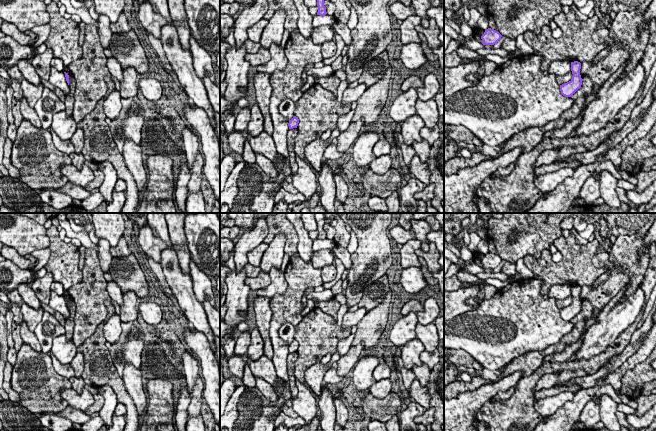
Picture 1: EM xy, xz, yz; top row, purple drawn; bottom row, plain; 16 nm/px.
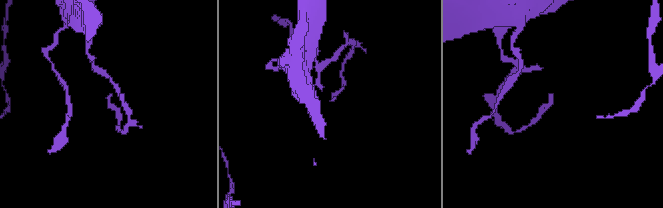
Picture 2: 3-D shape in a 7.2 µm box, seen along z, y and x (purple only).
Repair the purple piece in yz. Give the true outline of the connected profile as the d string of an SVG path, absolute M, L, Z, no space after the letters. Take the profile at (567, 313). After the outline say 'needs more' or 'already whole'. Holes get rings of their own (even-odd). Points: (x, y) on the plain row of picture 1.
M578 285L571 286L572 303L560 309L561 318L565 321L571 321L578 313L581 312L583 303L580 299L581 287Z; already whole

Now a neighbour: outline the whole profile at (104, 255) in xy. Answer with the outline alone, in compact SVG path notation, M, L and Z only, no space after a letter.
M99 239L98 242L98 258L100 261L100 267L104 273L109 272L110 263L112 261L112 255L110 253L110 243L108 240Z

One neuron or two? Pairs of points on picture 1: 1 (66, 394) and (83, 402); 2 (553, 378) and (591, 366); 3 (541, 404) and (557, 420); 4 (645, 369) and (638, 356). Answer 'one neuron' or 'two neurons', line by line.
1: one neuron
2: two neurons
3: two neurons
4: two neurons

